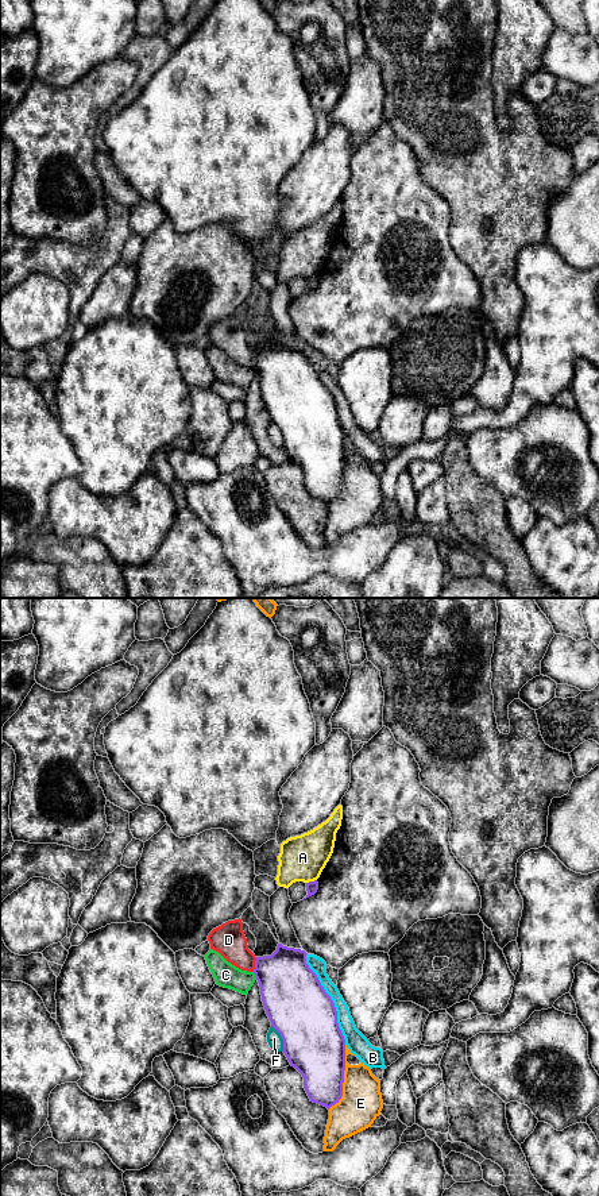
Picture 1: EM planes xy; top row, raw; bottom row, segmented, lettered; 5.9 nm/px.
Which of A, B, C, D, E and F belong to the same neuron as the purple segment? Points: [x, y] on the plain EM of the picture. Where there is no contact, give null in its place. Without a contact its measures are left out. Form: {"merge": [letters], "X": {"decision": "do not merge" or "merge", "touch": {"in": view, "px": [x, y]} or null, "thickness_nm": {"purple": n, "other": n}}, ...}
{"merge": [], "A": {"decision": "do not merge", "touch": {"in": "xy", "px": [310, 277]}, "thickness_nm": {"purple": 70, "other": 280}}, "B": {"decision": "do not merge", "touch": {"in": "xy", "px": [331, 394]}, "thickness_nm": {"purple": 380, "other": 100}}, "C": {"decision": "do not merge", "touch": {"in": "xy", "px": [255, 371]}, "thickness_nm": {"purple": 360, "other": 150}}, "D": {"decision": "do not merge", "touch": {"in": "xy", "px": [255, 359]}, "thickness_nm": {"purple": 340, "other": 190}}, "E": {"decision": "do not merge", "touch": {"in": "xy", "px": [343, 473]}, "thickness_nm": {"purple": 360, "other": 240}}, "F": {"decision": "do not merge", "touch": {"in": "xy", "px": [282, 433]}, "thickness_nm": {"purple": 380, "other": 90}}}

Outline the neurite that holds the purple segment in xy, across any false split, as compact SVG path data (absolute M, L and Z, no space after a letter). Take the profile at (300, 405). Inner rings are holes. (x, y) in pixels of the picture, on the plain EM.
M278 339L271 351L256 352L255 373L271 421L283 435L283 448L304 472L310 497L328 505L343 491L345 435L337 418L333 396L306 359L306 347Z

